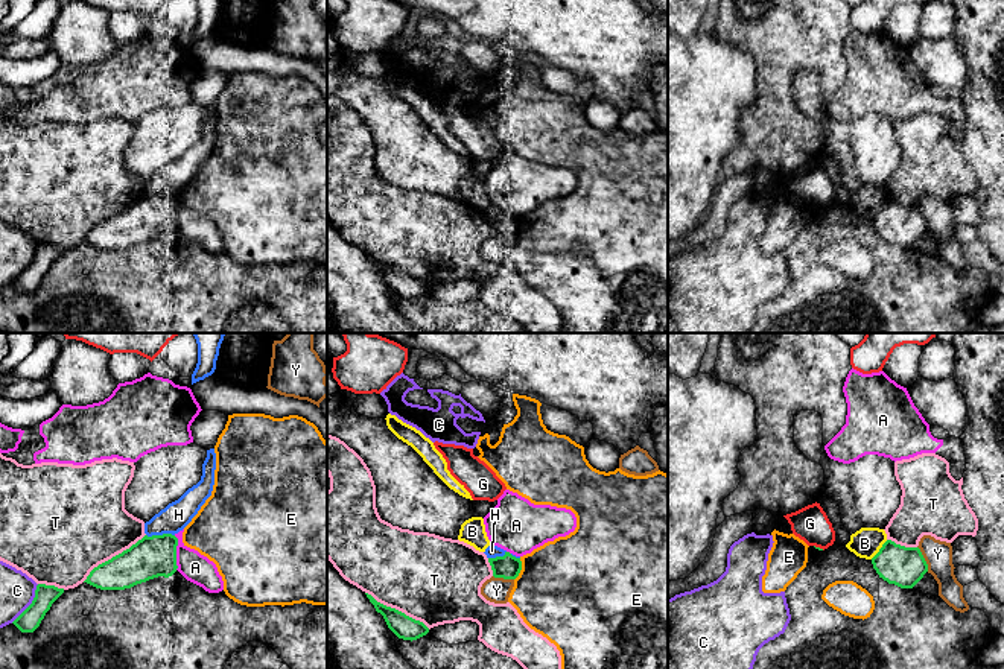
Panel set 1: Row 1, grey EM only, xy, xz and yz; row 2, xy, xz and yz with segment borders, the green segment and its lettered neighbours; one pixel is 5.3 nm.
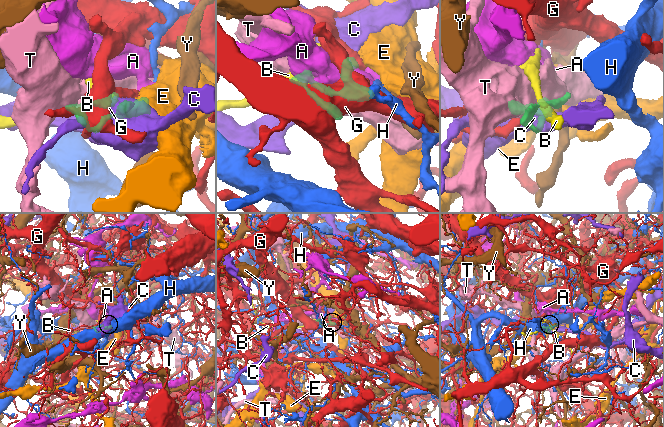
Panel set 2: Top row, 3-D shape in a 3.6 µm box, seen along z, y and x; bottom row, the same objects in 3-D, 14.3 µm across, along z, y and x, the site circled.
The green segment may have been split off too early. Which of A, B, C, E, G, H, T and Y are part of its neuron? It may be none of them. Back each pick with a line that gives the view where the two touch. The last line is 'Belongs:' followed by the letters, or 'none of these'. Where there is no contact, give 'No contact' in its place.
Belongs: none of these

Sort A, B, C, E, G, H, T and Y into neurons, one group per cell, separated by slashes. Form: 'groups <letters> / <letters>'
groups A / B / C / E / G / H / T / Y

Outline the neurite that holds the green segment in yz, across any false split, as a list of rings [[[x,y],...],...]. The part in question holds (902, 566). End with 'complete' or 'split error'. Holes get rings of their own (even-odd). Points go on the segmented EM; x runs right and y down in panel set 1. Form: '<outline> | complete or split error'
[[[887,540],[872,558],[873,569],[888,584],[913,588],[928,572],[919,547],[905,547]]] | complete

